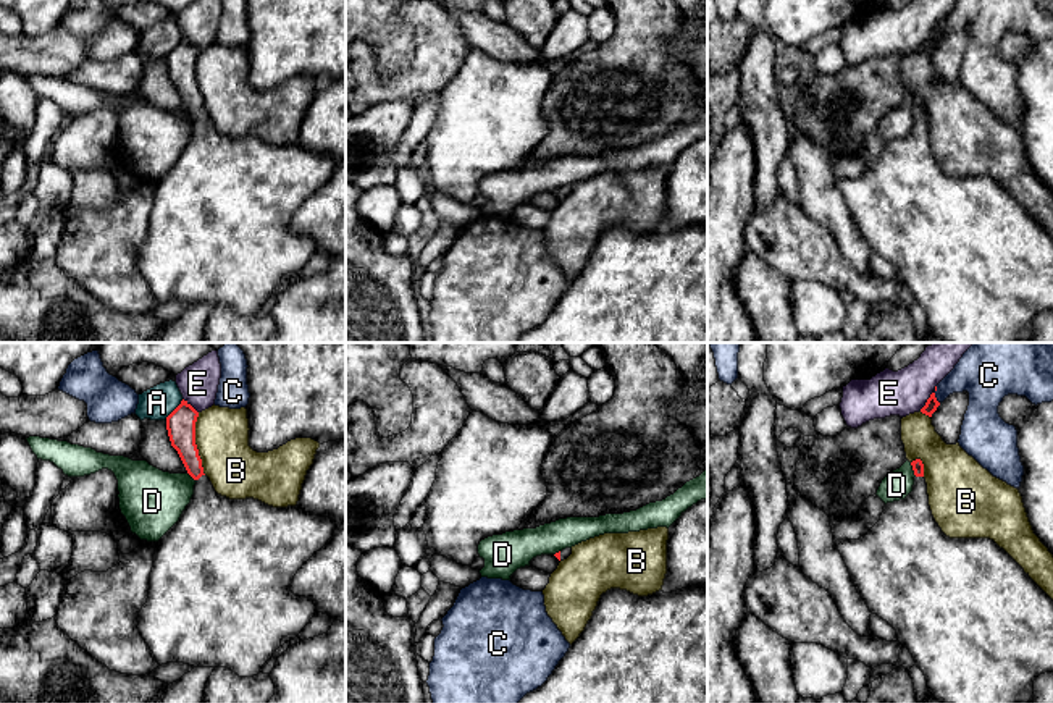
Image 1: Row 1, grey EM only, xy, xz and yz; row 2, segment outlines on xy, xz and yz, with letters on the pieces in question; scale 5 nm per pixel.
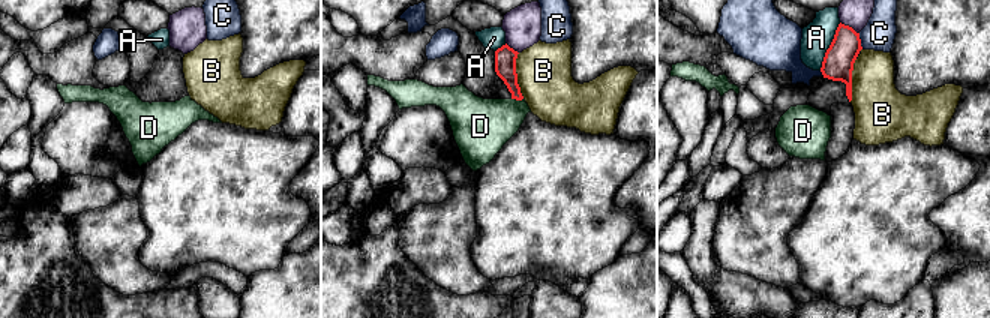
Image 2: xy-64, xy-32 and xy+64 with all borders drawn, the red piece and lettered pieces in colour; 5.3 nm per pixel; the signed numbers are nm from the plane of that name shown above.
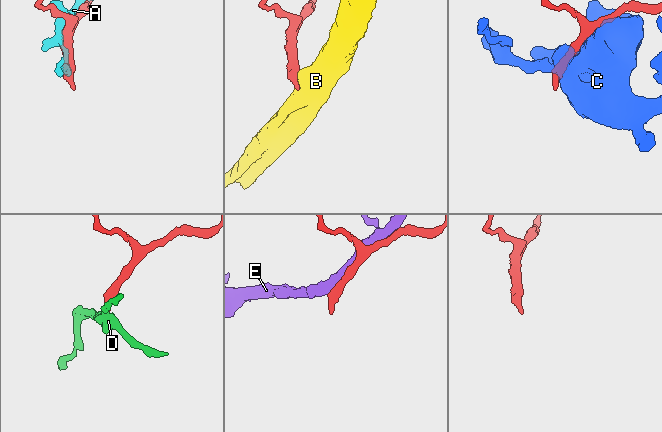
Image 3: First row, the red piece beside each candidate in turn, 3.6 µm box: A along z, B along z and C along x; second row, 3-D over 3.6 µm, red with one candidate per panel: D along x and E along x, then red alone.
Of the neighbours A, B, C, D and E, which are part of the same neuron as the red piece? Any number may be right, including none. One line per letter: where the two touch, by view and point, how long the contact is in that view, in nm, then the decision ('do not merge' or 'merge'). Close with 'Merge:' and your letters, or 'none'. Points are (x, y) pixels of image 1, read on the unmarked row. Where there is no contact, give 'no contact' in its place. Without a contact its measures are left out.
A: contact xy (175, 47); length 130 nm; do not merge
B: contact xy (194, 81); length 320 nm; do not merge
C: contact yz (934, 33); length 90 nm; do not merge
D: contact yz (913, 107); length 80 nm; do not merge
E: contact yz (927, 39); length 120 nm; do not merge
Merge: none

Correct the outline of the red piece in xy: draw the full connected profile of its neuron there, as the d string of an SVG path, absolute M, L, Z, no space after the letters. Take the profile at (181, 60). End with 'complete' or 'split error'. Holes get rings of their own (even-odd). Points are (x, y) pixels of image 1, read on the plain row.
M184 37L166 55L171 84L178 89L195 123L191 141L179 158L155 183L149 236L139 250L137 267L160 304L184 301L192 307L228 305L239 315L254 315L260 312L262 304L273 296L275 289L296 276L317 252L313 239L296 234L291 221L297 208L333 175L336 160L305 150L297 142L273 145L254 136L229 137L218 133L203 112L195 82L197 55L199 50Z; split error

